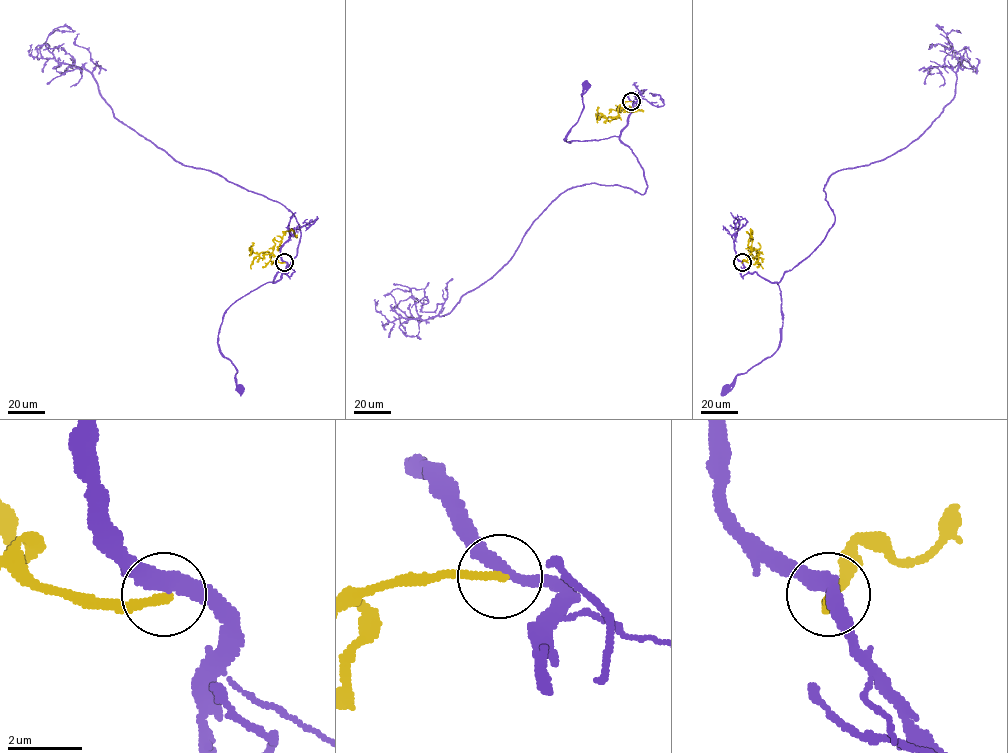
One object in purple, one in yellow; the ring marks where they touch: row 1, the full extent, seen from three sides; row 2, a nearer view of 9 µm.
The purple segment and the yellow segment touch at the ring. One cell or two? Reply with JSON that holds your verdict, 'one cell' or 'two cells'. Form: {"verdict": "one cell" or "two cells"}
{"verdict": "two cells"}

